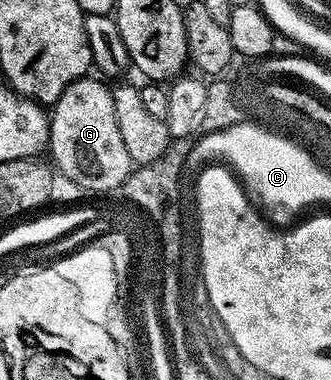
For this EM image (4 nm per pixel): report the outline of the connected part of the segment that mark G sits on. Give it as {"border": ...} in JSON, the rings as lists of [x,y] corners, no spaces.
{"border":[[[86,77],[76,79],[59,97],[57,103],[52,104],[49,115],[49,145],[48,154],[53,154],[51,163],[58,172],[61,171],[73,183],[86,187],[89,191],[113,191],[122,186],[134,171],[135,164],[131,157],[127,157],[127,148],[123,145],[123,136],[119,133],[119,125],[115,122],[115,101],[112,90],[100,83],[100,78]]]}

